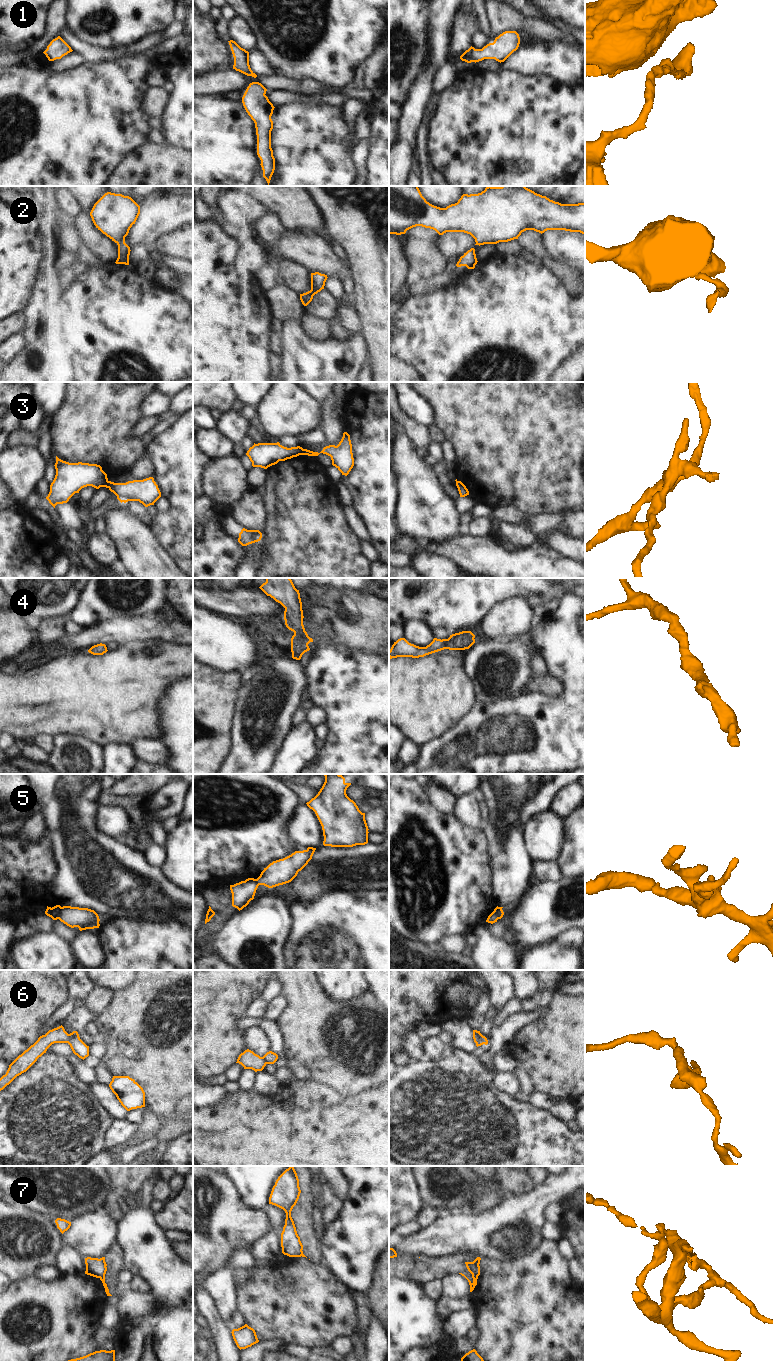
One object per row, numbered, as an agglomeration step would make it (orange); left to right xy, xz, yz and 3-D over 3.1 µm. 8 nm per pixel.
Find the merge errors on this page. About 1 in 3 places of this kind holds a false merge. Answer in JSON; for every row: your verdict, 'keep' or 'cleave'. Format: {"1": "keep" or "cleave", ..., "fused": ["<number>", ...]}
{"1": "keep", "2": "keep", "3": "cleave", "4": "keep", "5": "cleave", "6": "cleave", "7": "cleave", "fused": ["3", "5", "6", "7"]}

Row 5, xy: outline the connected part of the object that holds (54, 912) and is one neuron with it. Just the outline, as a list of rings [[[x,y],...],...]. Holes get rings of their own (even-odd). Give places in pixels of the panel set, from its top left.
[[[56,905],[54,907],[48,907],[45,911],[45,914],[49,917],[51,917],[53,920],[59,919],[60,913],[61,913],[62,907],[60,905]]]

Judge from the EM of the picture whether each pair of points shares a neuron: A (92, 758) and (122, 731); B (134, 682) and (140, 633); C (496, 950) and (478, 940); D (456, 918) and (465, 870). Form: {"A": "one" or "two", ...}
{"A": "two", "B": "two", "C": "one", "D": "one"}

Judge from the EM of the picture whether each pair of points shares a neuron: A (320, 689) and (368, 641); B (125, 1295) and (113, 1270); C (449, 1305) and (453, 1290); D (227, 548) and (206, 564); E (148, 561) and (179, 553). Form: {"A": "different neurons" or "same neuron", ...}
{"A": "different neurons", "B": "different neurons", "C": "different neurons", "D": "same neuron", "E": "different neurons"}

